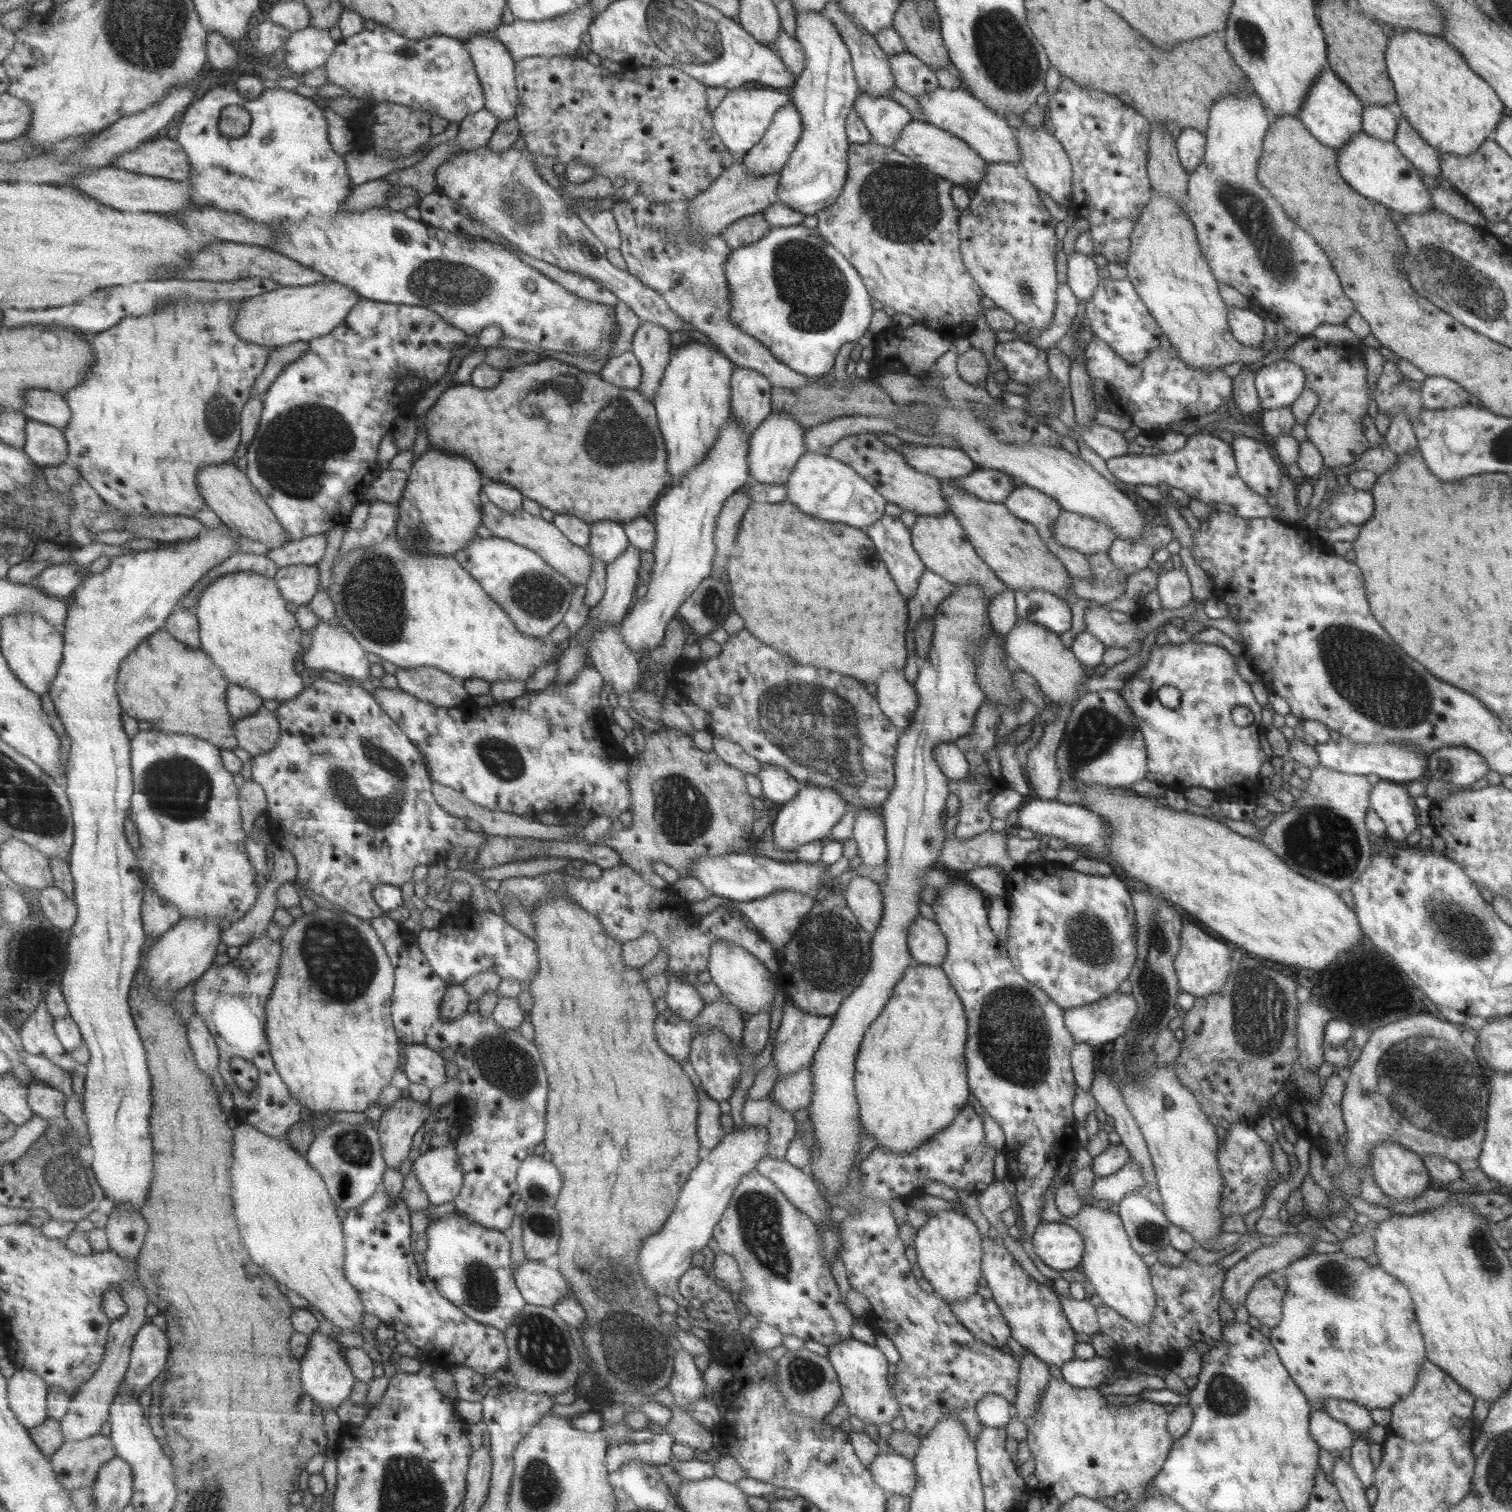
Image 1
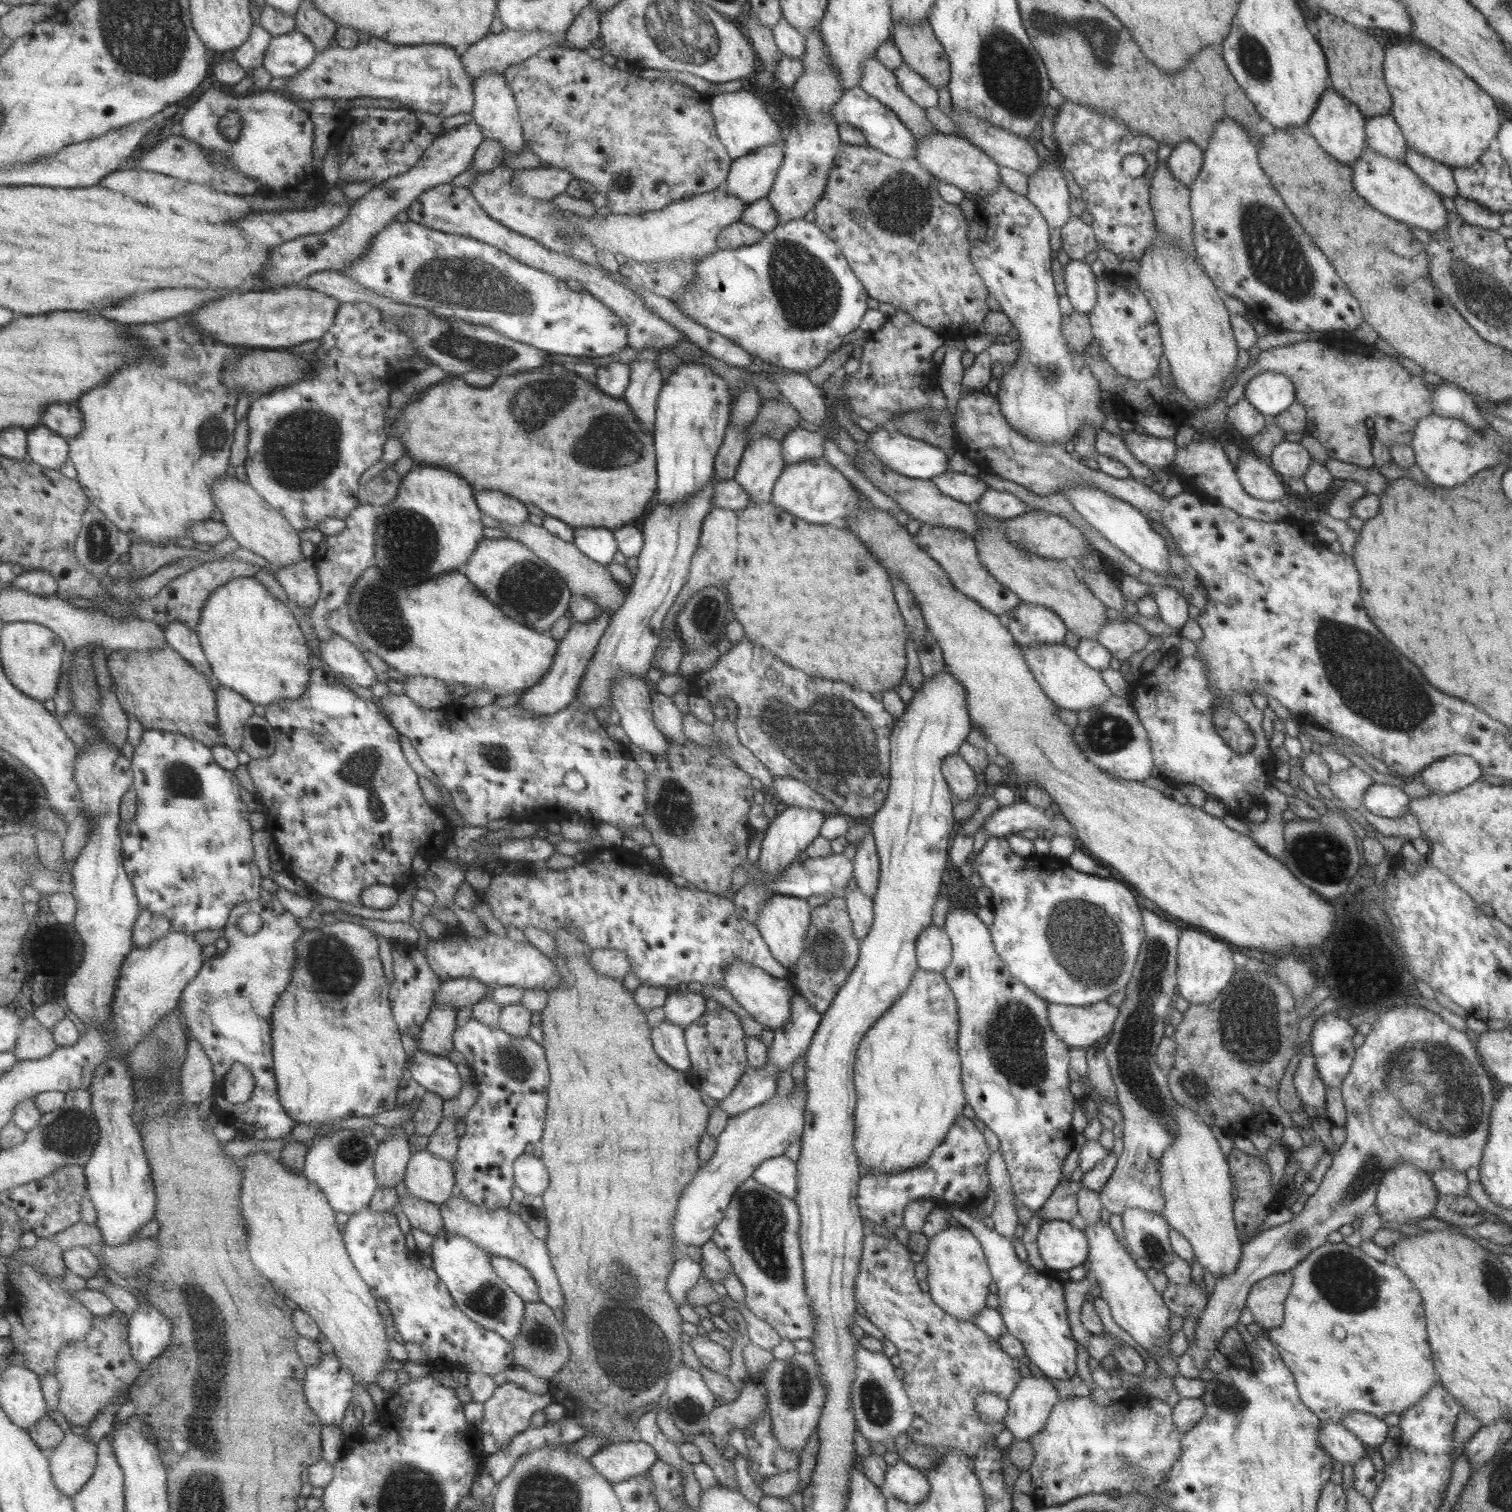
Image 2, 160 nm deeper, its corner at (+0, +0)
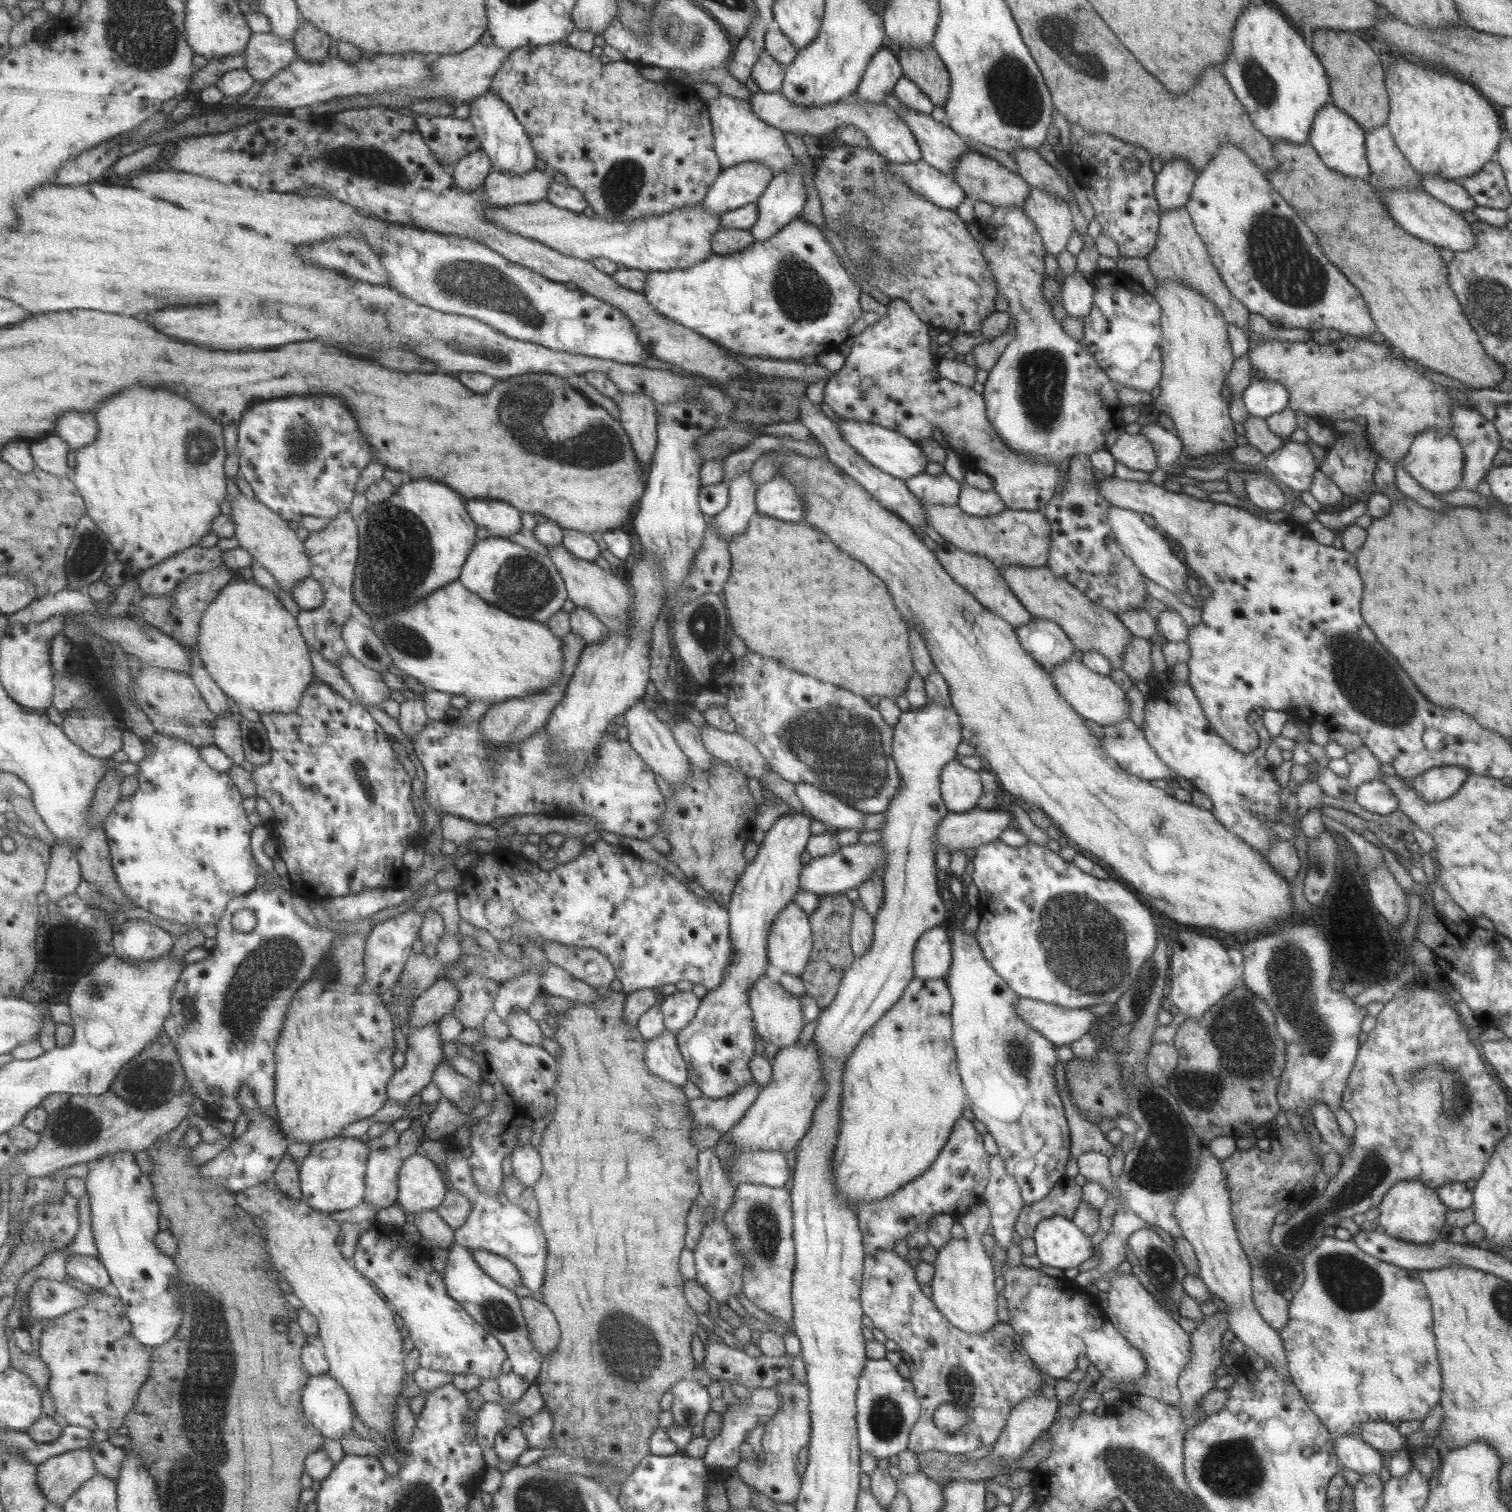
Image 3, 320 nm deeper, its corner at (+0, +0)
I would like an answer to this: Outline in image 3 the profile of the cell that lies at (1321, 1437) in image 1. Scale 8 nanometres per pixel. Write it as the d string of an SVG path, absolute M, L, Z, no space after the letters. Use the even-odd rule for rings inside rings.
M1343 1434L1333 1439L1335 1456L1342 1468L1358 1474L1379 1474L1383 1468L1383 1456L1371 1448L1359 1435Z

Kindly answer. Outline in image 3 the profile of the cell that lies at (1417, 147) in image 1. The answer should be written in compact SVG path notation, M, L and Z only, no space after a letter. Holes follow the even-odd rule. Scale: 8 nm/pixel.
M1423 174L1421 178L1420 186L1425 192L1460 214L1476 206L1459 182L1443 180L1430 174Z

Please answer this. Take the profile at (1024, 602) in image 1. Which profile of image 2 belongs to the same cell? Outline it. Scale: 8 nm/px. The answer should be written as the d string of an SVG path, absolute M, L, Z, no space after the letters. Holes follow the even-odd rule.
M1020 602L1019 606L1014 606L1007 614L998 616L998 619L1008 628L1014 642L1018 645L1061 644L1067 634L1063 621L1052 610L1036 604Z

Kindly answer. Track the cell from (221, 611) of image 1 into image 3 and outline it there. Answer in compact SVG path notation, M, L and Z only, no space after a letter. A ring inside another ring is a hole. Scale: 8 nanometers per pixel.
M239 580L231 581L218 595L217 598L209 605L209 608L205 611L204 617L201 621L200 630L200 645L198 651L200 657L203 659L209 674L219 684L219 687L229 696L229 699L237 702L237 705L241 708L249 708L256 711L260 716L266 713L281 713L285 715L292 715L297 712L301 707L303 698L309 686L315 682L315 672L313 672L313 662L311 662L311 649L308 642L305 640L304 634L301 632L300 623L298 617L293 616L285 606L281 605L281 600L275 592L269 590L269 588L263 588L259 586L253 580Z

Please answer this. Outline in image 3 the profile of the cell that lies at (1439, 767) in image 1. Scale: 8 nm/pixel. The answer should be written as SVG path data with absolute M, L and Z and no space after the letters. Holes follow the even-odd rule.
M1438 766L1413 778L1412 789L1425 802L1439 802L1455 794L1469 776L1462 766Z

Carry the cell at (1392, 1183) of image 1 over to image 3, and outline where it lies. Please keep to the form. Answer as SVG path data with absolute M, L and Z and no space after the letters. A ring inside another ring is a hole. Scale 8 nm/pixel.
M1403 1180L1391 1186L1378 1205L1378 1229L1396 1240L1413 1244L1431 1244L1439 1241L1445 1228L1448 1209L1439 1201L1436 1191L1417 1180Z

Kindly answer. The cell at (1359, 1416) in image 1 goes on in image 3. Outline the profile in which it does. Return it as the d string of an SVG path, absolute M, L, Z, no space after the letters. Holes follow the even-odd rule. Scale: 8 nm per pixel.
M1385 1421L1364 1422L1359 1430L1361 1440L1379 1452L1392 1453L1399 1448L1408 1450L1406 1438L1397 1432L1397 1427Z

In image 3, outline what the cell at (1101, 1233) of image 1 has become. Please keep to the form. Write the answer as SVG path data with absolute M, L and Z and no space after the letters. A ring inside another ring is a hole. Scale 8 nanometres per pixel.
M1124 1272L1109 1280L1109 1288L1102 1296L1107 1303L1107 1309L1104 1310L1106 1319L1143 1355L1147 1365L1146 1373L1130 1382L1133 1386L1119 1390L1122 1393L1143 1394L1165 1404L1178 1406L1180 1396L1176 1382L1191 1358L1190 1333L1185 1332L1178 1321L1169 1317L1169 1312L1160 1308L1153 1296L1131 1273Z

